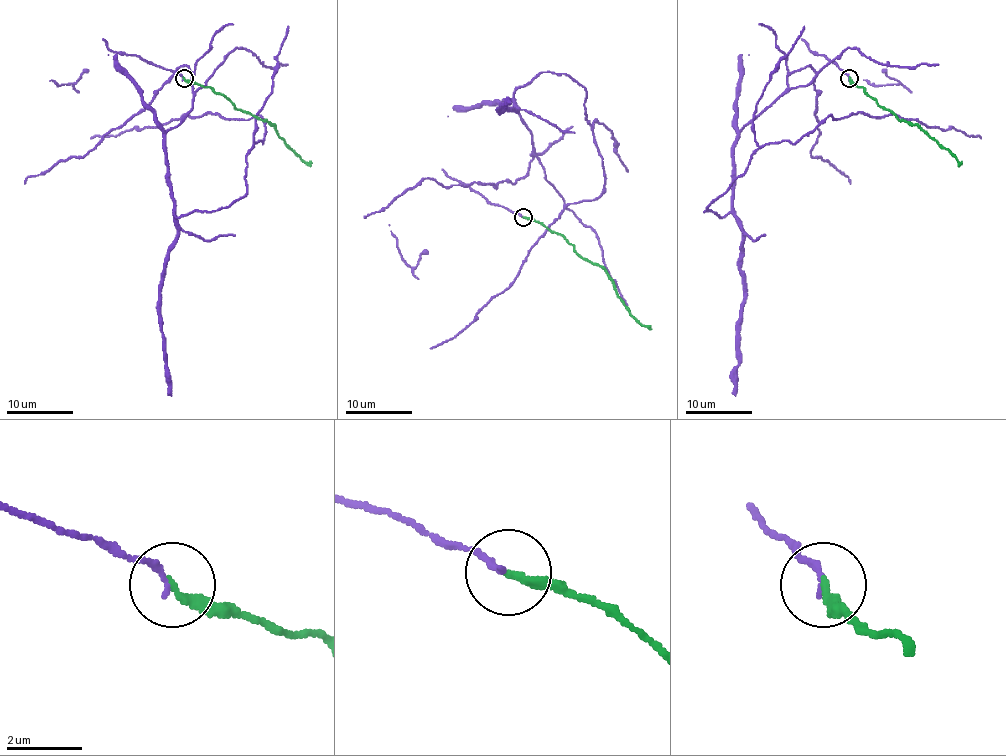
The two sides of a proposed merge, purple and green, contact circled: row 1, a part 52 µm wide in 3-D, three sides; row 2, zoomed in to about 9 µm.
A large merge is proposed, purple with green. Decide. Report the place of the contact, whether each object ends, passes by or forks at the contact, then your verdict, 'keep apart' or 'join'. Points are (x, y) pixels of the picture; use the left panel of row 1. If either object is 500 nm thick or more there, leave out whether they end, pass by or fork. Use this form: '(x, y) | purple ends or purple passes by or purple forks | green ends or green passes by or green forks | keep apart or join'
(184, 78) | purple ends | green ends | join

